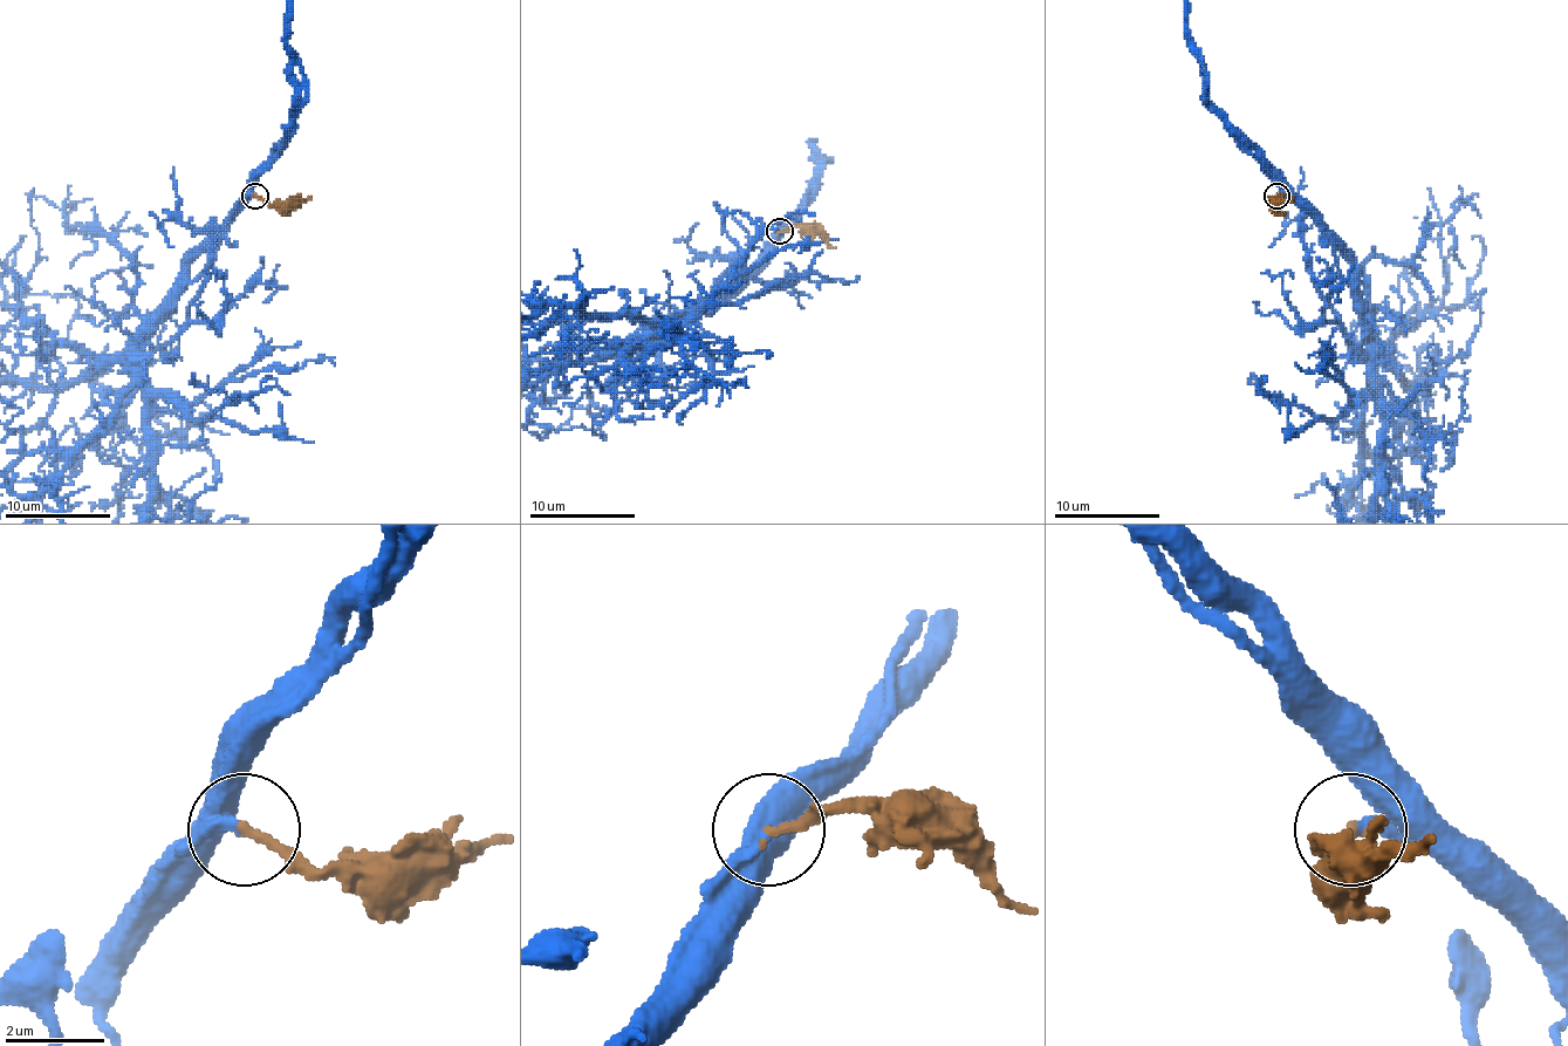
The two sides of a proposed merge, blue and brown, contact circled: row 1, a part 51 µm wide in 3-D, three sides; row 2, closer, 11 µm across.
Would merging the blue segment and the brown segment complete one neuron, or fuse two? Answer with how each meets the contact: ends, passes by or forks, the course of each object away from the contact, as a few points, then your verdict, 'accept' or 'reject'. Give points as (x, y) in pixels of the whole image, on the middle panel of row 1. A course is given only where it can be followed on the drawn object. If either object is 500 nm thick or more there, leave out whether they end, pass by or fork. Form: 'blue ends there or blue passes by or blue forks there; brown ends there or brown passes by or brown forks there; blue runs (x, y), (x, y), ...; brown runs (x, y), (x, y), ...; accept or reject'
blue ends there; brown ends there; brown runs (780, 231), (812, 226), (835, 247); accept

